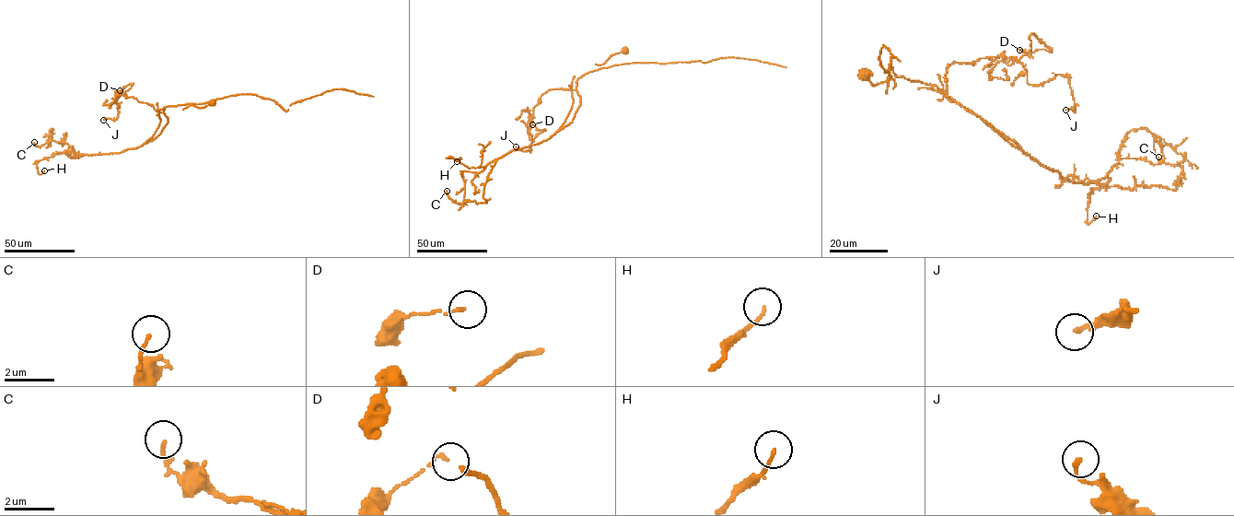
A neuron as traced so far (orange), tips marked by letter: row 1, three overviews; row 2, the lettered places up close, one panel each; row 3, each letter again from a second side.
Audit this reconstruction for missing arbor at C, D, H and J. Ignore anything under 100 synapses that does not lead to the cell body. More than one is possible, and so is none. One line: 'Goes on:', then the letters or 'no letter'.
Goes on: no letter

